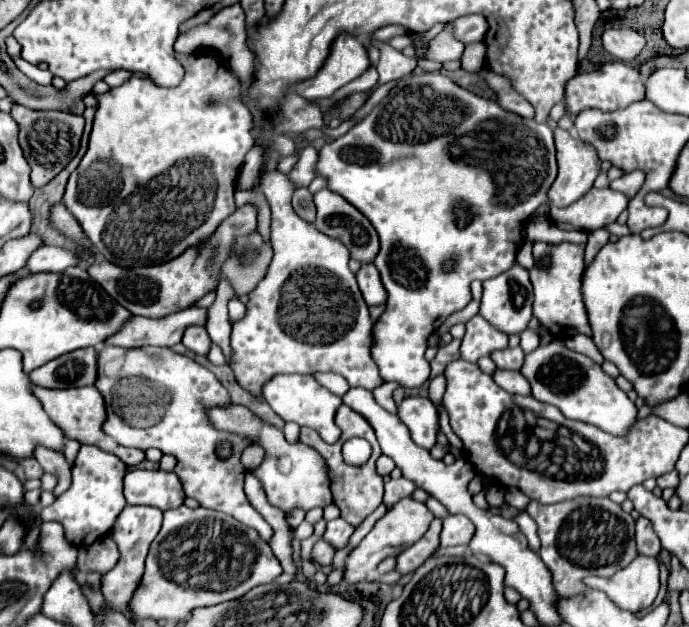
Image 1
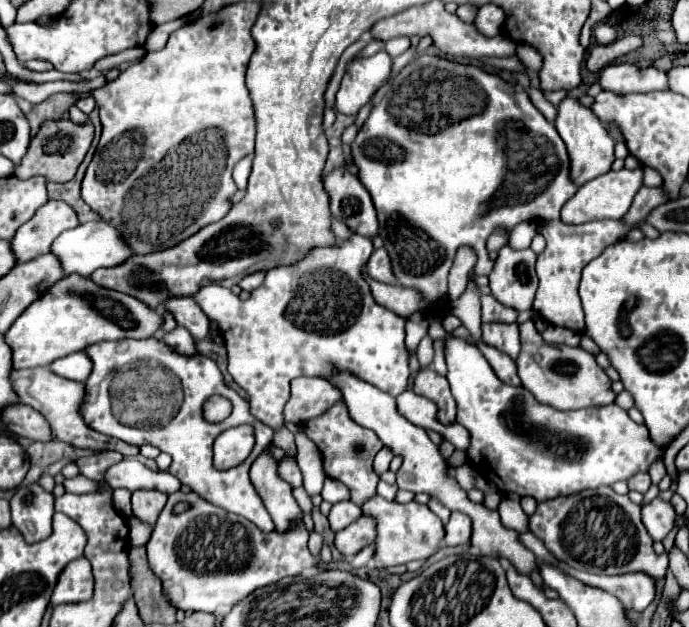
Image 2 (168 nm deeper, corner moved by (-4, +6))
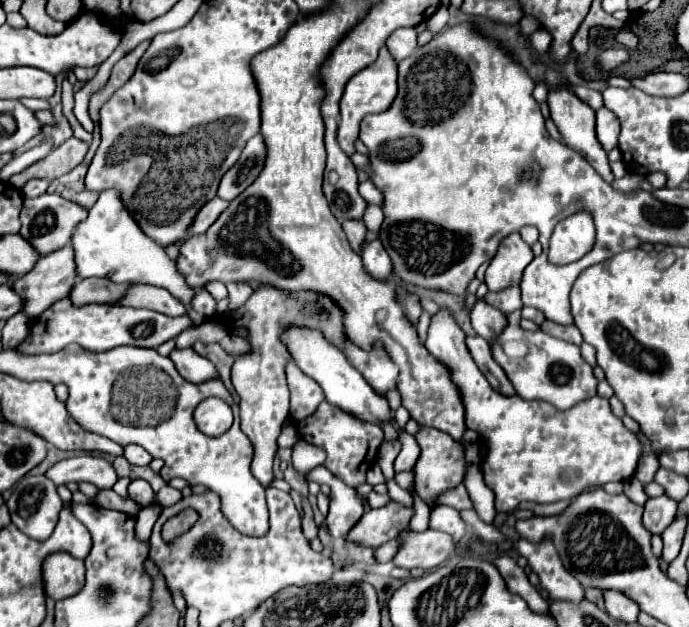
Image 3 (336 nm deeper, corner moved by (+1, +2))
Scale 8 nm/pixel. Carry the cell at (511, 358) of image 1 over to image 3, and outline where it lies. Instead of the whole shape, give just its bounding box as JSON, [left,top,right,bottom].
[470,300,508,342]

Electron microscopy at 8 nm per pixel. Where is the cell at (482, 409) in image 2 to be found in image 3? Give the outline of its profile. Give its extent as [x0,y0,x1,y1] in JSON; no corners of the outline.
[424,308,644,512]

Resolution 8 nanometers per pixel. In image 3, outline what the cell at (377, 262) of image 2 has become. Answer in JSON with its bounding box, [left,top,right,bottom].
[362,242,392,280]

